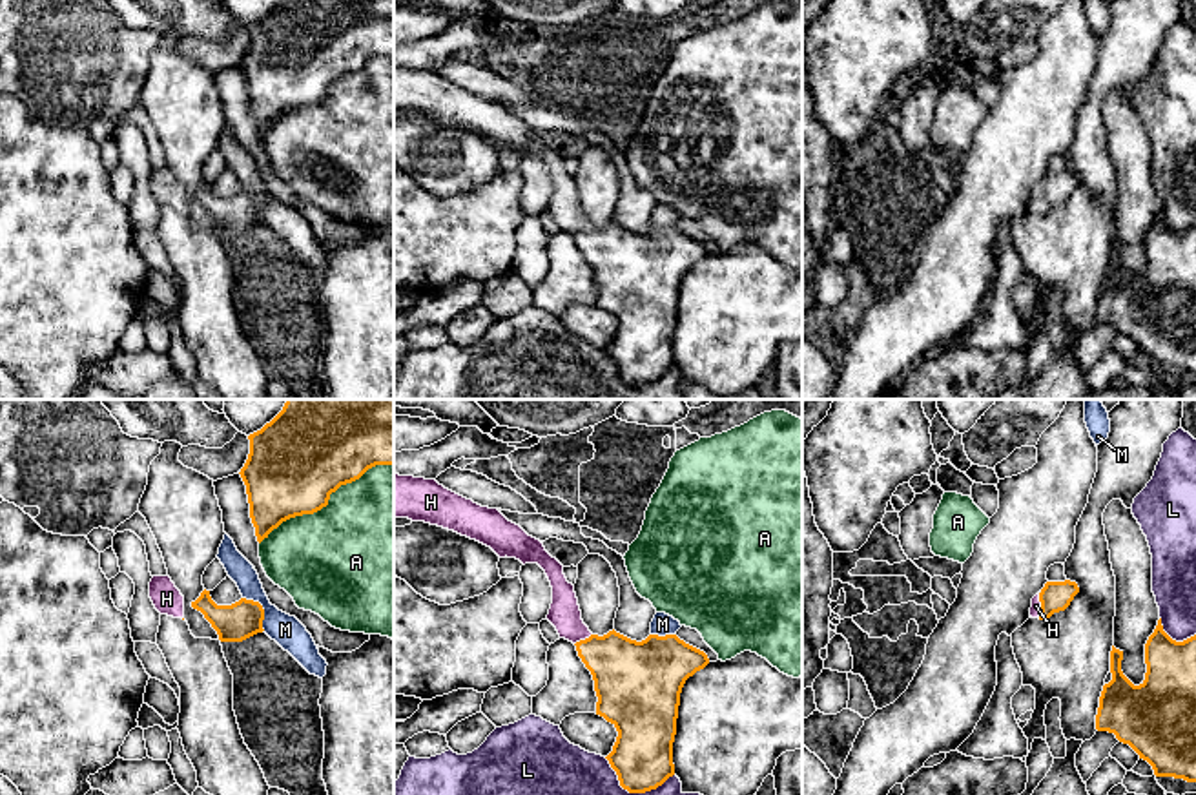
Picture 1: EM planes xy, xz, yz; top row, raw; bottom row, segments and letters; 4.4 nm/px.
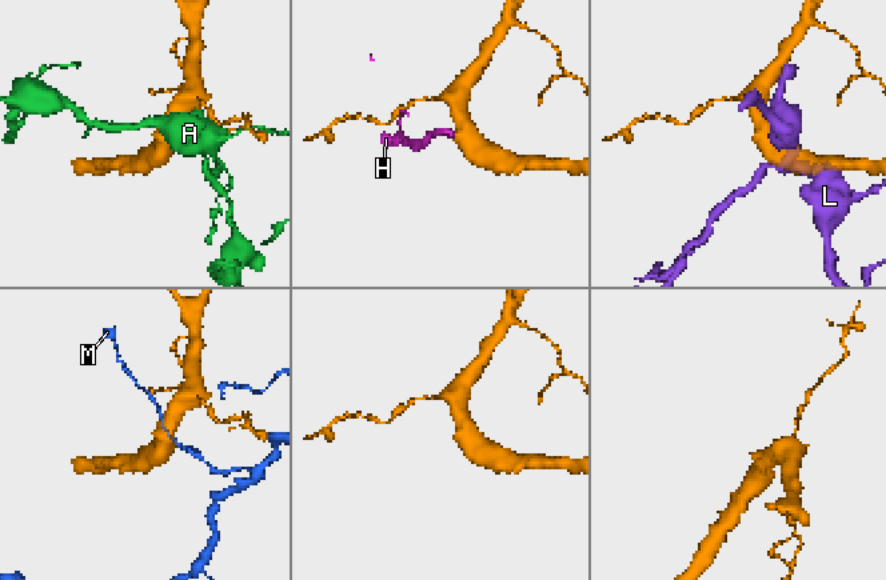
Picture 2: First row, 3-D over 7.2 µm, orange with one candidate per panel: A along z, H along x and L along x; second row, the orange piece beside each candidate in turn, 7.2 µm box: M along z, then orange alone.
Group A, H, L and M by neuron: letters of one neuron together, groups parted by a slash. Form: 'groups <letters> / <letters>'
groups A / H / L / M

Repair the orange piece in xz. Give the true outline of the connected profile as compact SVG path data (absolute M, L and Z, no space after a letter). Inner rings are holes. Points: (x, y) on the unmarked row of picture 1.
M394 66L394 109L454 122L490 139L500 150L538 155L552 179L547 212L560 230L576 237L594 272L596 306L618 323L605 350L620 377L629 385L645 385L675 367L673 334L680 284L686 272L709 255L704 243L676 226L649 226L642 233L614 221L603 228L593 226L582 212L574 177L567 173L563 157L540 131L498 100L481 98L436 71Z

